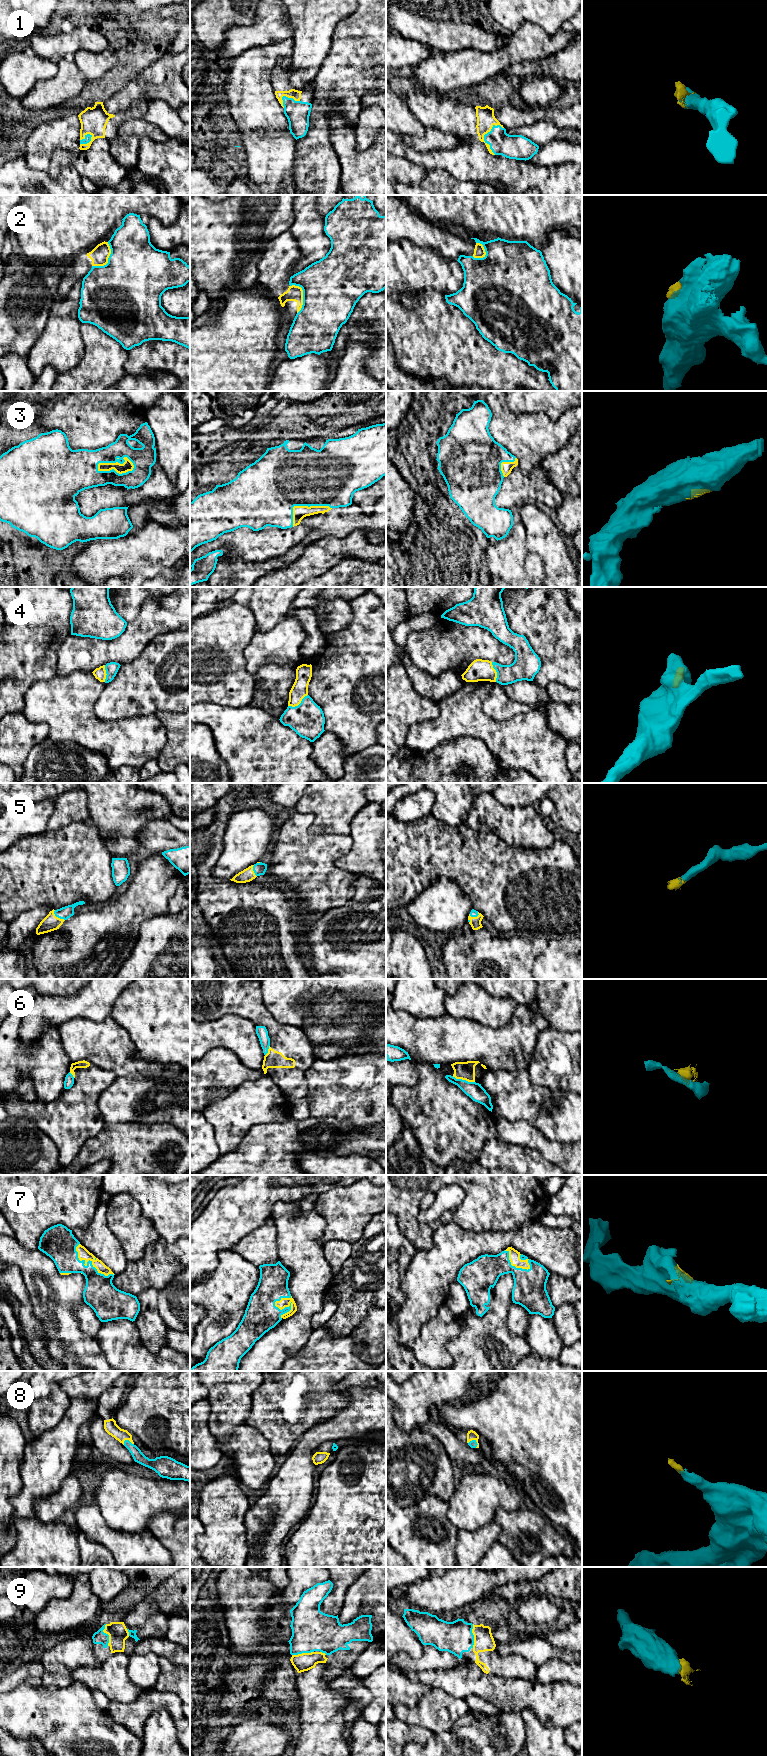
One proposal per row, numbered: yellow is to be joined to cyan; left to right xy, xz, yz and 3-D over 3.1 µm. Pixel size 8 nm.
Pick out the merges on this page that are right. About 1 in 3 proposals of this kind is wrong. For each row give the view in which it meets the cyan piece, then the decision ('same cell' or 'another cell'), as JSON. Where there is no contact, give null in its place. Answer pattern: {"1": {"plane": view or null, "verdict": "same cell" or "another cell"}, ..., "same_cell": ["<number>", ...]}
{"1": {"plane": "yz", "verdict": "same cell"}, "2": {"plane": "xz", "verdict": "another cell"}, "3": {"plane": "xy", "verdict": "same cell"}, "4": {"plane": "xz", "verdict": "same cell"}, "5": {"plane": "xy", "verdict": "same cell"}, "6": {"plane": "yz", "verdict": "another cell"}, "7": {"plane": "xy", "verdict": "same cell"}, "8": {"plane": "xy", "verdict": "same cell"}, "9": {"plane": "xy", "verdict": "same cell"}, "same_cell": ["1", "3", "4", "5", "7", "8", "9"]}

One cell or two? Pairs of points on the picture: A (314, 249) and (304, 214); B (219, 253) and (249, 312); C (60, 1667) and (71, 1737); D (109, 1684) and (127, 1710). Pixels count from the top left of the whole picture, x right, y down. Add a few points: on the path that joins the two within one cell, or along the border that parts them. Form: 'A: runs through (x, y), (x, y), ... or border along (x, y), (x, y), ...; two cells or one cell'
A: runs through (312, 240), (308, 231), (308, 223); one cell
B: border along (253, 288), (227, 291), (221, 300); two cells
C: border along (40, 1681), (58, 1687), (73, 1682); two cells
D: border along (142, 1690), (130, 1702), (110, 1702); two cells

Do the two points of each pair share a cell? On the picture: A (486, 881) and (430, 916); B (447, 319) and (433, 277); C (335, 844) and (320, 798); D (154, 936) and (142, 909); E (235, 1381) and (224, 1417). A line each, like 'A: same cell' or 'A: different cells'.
A: different cells
B: different cells
C: different cells
D: different cells
E: same cell

